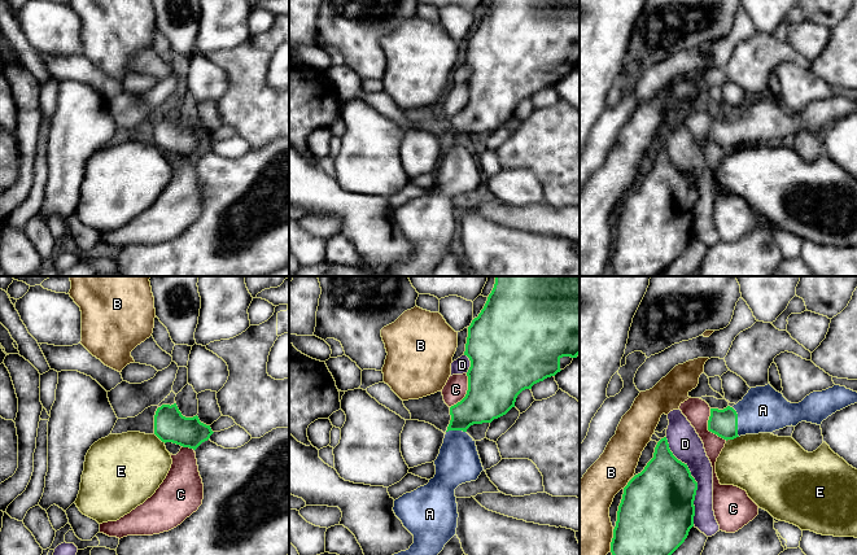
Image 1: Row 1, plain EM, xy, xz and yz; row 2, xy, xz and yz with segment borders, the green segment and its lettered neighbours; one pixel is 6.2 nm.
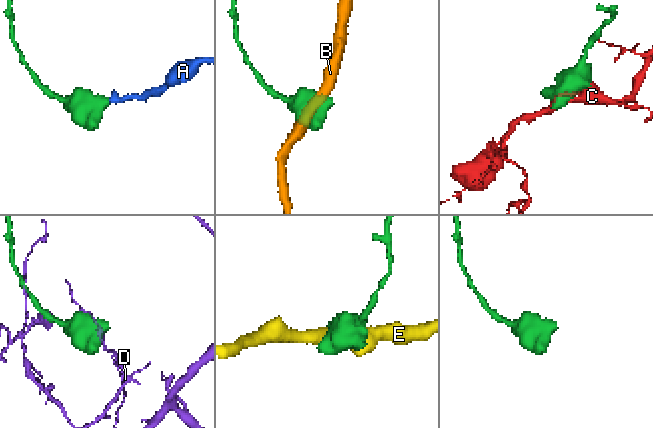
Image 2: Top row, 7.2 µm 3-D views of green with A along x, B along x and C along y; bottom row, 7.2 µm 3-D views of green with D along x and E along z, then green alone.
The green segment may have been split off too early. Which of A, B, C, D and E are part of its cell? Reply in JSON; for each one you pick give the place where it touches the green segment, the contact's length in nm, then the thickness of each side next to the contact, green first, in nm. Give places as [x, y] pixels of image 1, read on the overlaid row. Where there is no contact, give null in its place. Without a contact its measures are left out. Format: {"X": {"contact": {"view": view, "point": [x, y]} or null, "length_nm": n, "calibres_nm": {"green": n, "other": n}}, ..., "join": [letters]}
{"A": {"contact": {"view": "yz", "point": [737, 422]}, "length_nm": 190, "calibres_nm": {"green": 170, "other": 280}}, "join": ["A"]}

